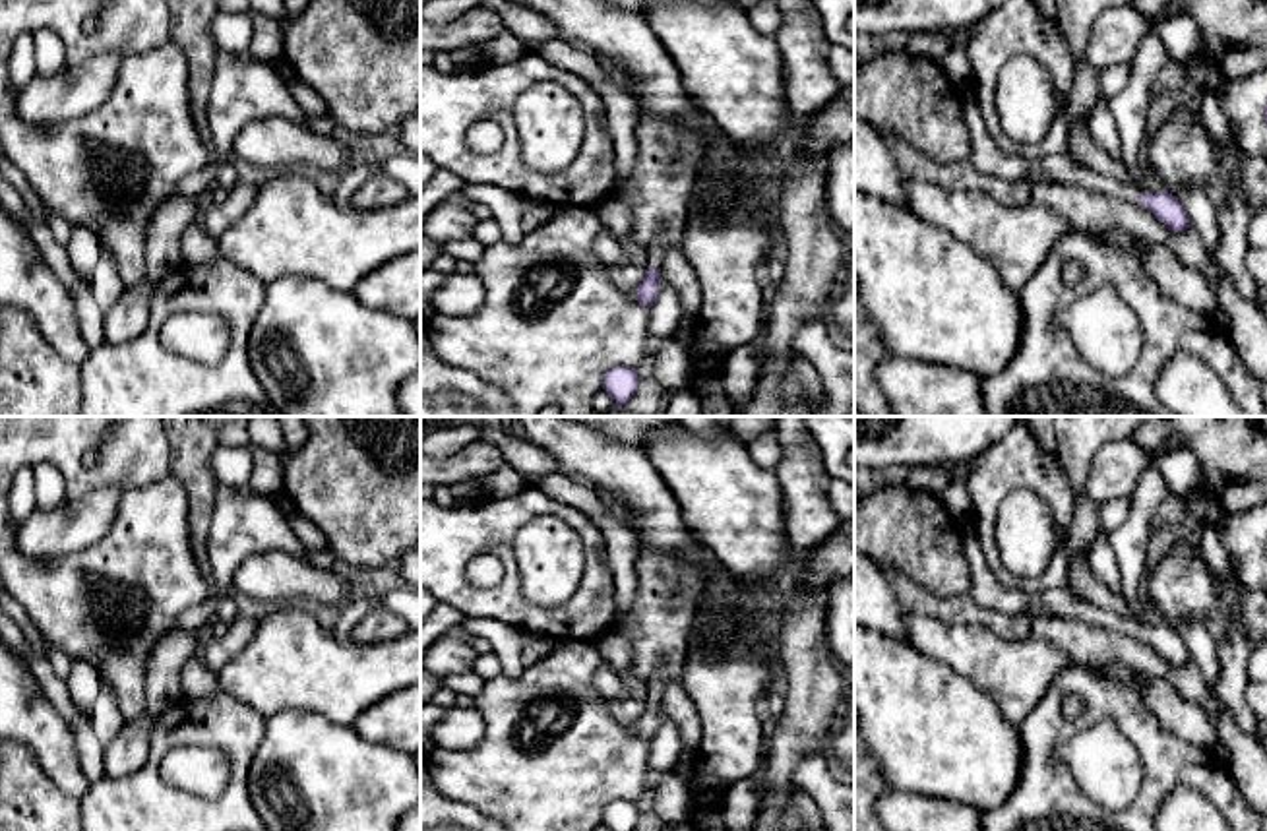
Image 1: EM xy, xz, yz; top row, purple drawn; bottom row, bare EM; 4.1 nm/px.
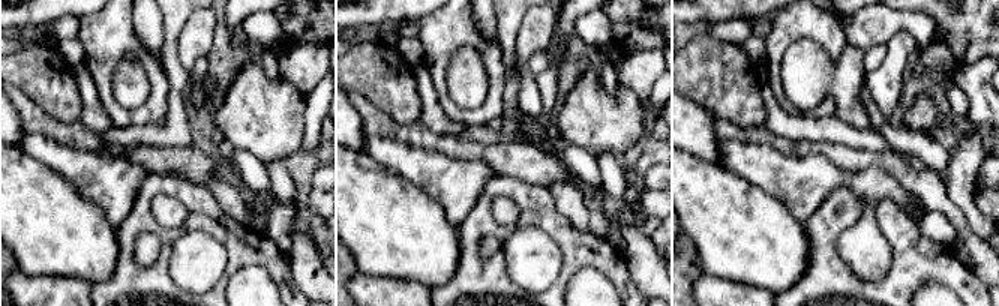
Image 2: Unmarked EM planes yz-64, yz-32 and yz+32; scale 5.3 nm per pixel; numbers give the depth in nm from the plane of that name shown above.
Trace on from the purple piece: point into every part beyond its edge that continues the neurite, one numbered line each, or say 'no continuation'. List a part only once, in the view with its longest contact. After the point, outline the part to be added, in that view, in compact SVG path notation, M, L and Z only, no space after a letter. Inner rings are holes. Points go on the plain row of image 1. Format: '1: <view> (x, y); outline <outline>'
1: xz (657, 686); outline M657 674L649 684L649 699L659 701L664 695L666 680L664 676Z

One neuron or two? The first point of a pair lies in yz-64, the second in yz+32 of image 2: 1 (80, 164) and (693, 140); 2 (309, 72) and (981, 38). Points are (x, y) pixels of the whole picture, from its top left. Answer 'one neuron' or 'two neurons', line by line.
1: two neurons
2: two neurons

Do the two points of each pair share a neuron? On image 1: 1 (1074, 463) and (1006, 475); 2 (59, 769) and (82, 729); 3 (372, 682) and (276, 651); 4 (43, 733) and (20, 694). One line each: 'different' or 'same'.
1: different
2: different
3: same
4: same

